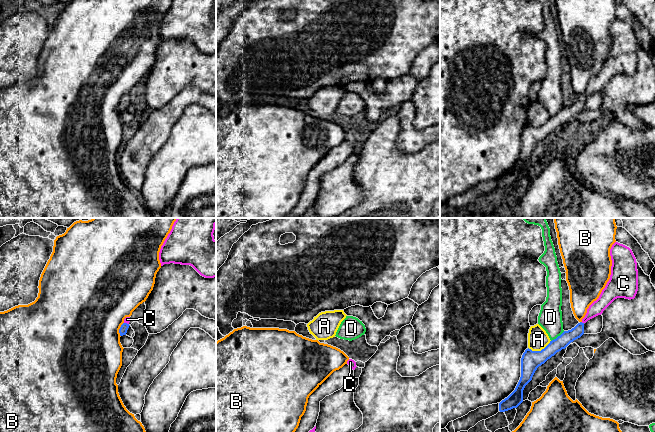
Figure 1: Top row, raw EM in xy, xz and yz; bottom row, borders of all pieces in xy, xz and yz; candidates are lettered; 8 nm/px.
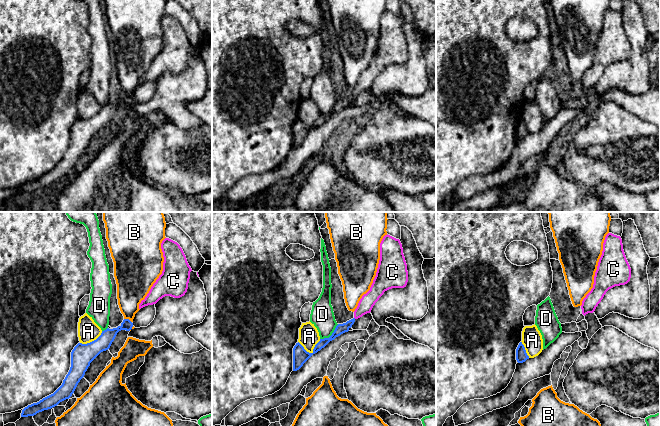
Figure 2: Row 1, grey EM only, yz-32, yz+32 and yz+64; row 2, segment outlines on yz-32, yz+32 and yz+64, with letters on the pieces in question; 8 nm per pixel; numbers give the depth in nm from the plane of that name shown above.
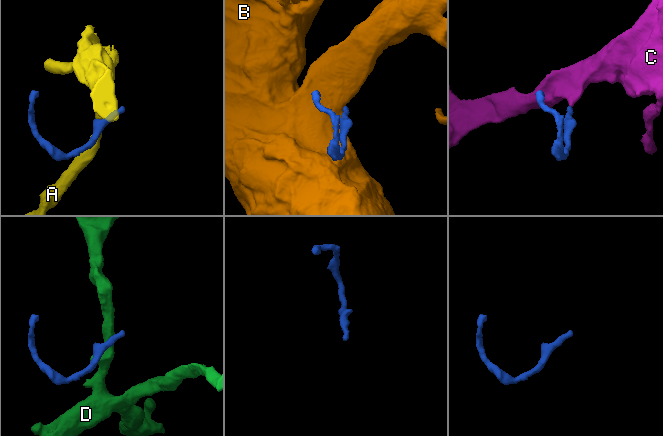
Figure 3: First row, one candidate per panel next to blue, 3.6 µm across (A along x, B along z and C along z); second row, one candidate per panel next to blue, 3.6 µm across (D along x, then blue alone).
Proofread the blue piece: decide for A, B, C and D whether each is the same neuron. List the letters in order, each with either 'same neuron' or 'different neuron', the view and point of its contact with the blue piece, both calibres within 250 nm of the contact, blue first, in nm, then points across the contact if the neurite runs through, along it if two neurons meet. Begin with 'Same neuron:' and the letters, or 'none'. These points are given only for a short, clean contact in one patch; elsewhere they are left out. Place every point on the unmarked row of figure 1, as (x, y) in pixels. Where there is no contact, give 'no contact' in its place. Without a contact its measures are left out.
Same neuron: C
A: different neuron; meets blue in yz at (539, 127); 160 nm thick on the blue side, 170 nm on the other; border along yz (550, 116), (540, 126), (528, 124)
B: different neuron; meets blue in xy at (119, 105); 70 nm thick on the blue side, 500 nm on the other; border along xy (123, 98), (119, 105), (120, 112)
C: same neuron; meets blue in yz at (581, 98); 110 nm thick on the blue side, 110 nm on the other; runs through yz (561, 118), (571, 111), (581, 98), (597, 83)
D: different neuron; meets blue in yz at (558, 112); 130 nm thick on the blue side, 190 nm on the other; border along yz (564, 107), (551, 117)

